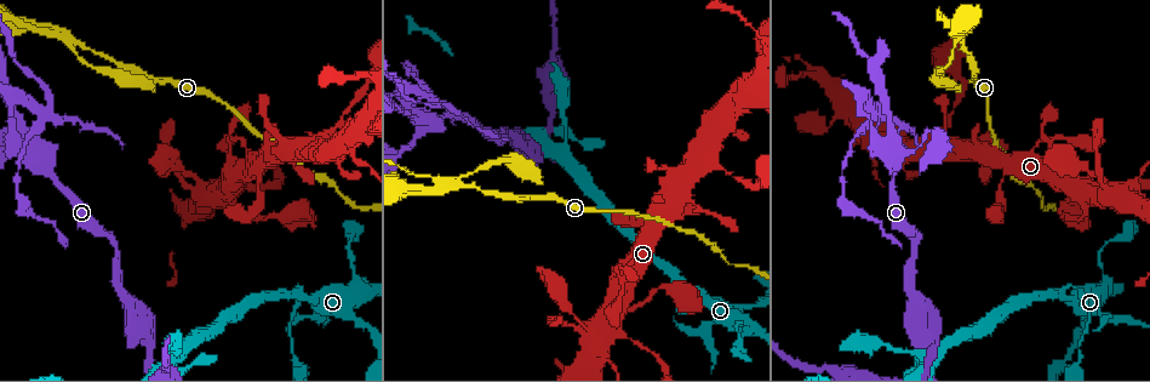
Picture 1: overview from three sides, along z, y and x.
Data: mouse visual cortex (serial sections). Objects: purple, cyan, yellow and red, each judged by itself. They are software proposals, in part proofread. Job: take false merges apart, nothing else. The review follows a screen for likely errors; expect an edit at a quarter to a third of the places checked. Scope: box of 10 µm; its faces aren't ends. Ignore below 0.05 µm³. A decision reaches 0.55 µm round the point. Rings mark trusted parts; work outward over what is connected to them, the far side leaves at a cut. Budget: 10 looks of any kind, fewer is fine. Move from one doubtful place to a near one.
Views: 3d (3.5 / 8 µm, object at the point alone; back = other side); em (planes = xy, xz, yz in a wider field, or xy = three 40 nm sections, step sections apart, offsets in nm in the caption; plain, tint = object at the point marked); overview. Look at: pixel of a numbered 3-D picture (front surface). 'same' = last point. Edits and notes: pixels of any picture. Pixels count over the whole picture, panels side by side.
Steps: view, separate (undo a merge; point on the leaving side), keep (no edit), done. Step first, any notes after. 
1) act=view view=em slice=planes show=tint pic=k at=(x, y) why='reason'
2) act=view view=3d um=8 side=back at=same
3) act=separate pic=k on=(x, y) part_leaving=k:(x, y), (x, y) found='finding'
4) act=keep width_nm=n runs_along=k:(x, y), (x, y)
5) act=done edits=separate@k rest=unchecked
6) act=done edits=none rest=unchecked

act=view view=3d um=3.5 pic=1 at=(75, 40) why='three-way junction'

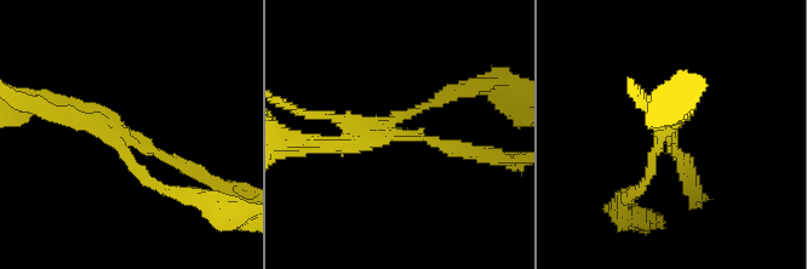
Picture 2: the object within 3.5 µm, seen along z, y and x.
act=separate pic=2 on=(137, 170) arm_widths_nm=150,150,250 found='a second cell is stuck on'

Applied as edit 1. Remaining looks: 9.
act=view view=3d um=3.5 pic=1 at=(1107, 187) why='two arms at a narrow angle'

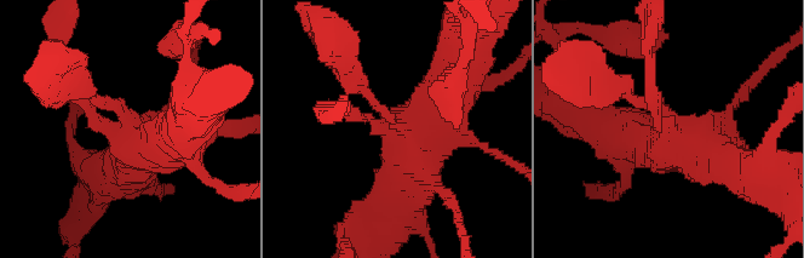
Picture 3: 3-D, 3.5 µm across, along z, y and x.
act=keep runs_along=3:(455, 68), (411, 124), (403, 199) found='continuous, no second cell'

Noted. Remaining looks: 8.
act=view view=3d um=3.5 pic=1 at=(356, 274) why='abrupt turn'

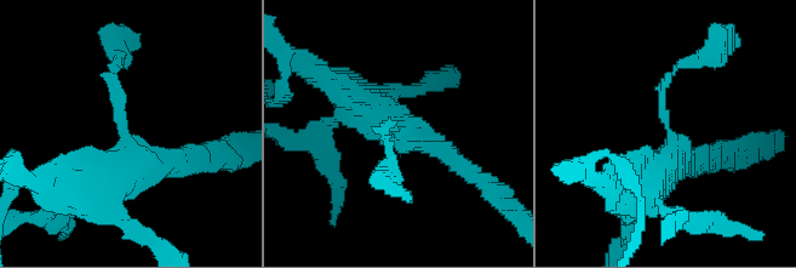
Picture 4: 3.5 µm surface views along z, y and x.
act=view view=em slice=xy step=5 show=plain pic=4 at=(672, 137) arms=3 arm_widths_nm=150,300,500 why='need the tissue'

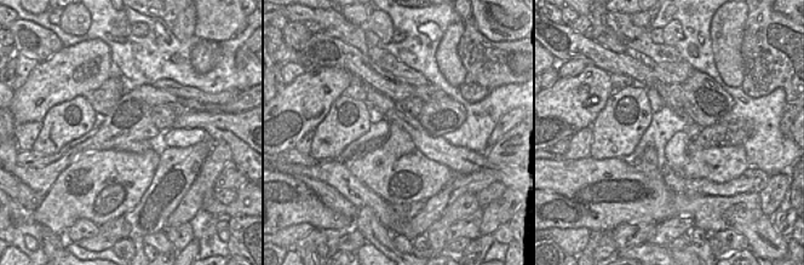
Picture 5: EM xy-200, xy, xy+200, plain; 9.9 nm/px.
act=view view=em slice=xy step=5 show=tint at=same

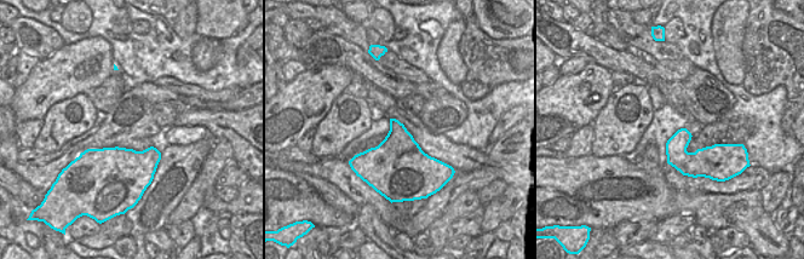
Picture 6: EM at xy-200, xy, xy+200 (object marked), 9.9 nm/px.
act=keep runs_along=4:(637, 187), (671, 157), (662, 86), (681, 64) found='continuous, no second cell'

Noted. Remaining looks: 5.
act=view view=3d um=3.5 pic=1 at=(300, 295) why='side arm on a straight run'

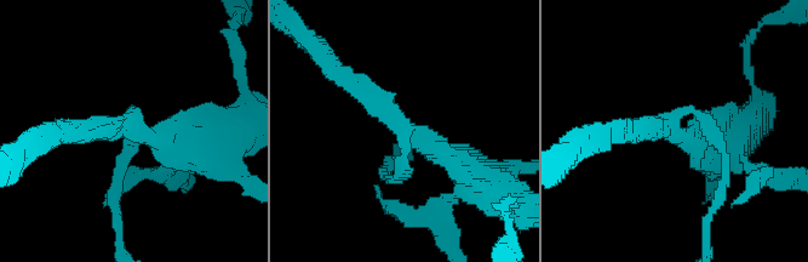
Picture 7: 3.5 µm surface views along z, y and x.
act=view view=em slice=xy step=3 show=tint pic=7 at=(402, 126) arms=3 arm_widths_nm=200,250,350

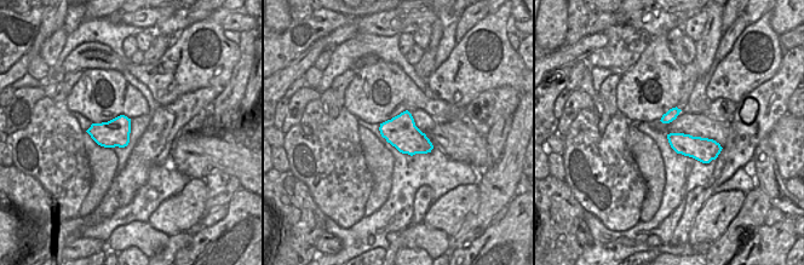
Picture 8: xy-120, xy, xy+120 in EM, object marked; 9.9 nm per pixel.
act=keep runs_along=7:(470, 172), (336, 70) found='one cell here'

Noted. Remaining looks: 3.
act=done edits=separate@2 rest=unchecked

